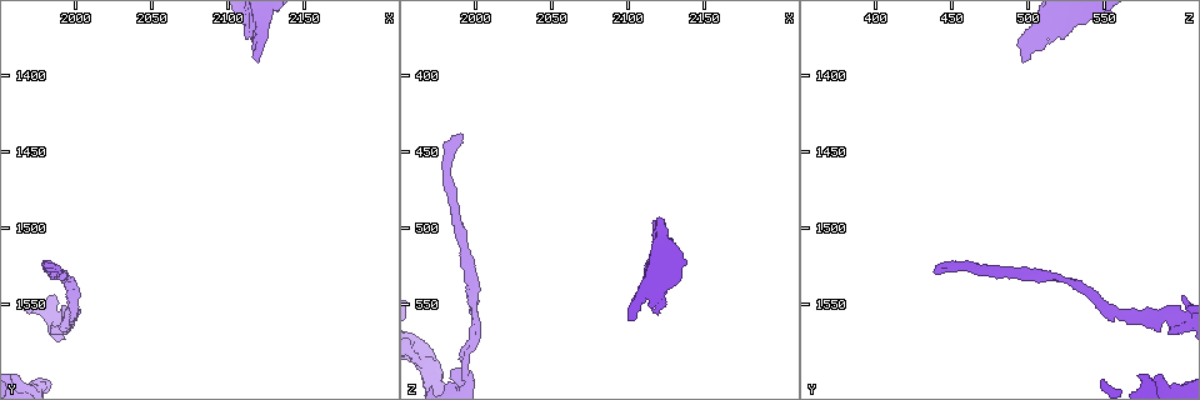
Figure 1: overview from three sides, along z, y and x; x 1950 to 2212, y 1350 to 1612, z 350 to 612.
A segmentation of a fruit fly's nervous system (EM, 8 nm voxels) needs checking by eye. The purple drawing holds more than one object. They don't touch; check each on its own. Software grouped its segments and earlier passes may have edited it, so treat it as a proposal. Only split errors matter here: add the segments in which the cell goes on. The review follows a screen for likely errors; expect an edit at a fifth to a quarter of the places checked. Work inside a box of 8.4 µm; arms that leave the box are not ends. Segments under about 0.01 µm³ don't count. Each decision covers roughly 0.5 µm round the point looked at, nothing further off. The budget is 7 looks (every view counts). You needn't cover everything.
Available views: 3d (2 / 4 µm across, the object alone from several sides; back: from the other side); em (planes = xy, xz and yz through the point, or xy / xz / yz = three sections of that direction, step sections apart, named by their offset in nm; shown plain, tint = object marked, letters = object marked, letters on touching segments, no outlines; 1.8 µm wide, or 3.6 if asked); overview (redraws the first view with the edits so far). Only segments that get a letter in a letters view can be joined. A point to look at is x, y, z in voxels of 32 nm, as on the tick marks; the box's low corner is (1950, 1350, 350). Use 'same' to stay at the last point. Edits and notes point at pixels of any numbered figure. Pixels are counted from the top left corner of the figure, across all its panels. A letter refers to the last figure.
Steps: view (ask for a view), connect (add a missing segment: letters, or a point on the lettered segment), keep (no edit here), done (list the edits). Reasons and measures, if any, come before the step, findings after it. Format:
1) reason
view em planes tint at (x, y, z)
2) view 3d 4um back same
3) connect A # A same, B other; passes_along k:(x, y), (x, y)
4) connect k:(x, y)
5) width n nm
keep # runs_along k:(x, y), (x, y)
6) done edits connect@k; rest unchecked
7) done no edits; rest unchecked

free end
view 3d 4um at (1988, 1528, 438)

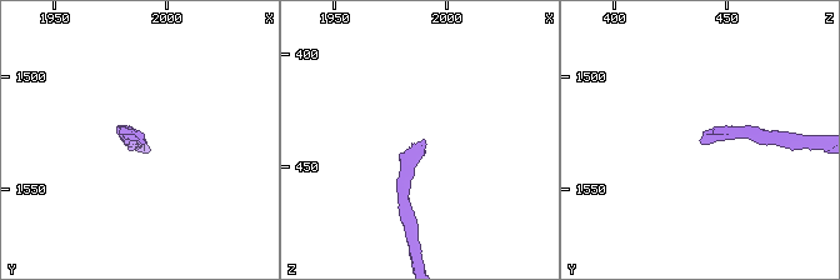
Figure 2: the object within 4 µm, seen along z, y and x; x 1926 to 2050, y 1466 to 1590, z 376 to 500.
shape alone is not enough
view em yz step 16 letters at (1990, 1530, 438)

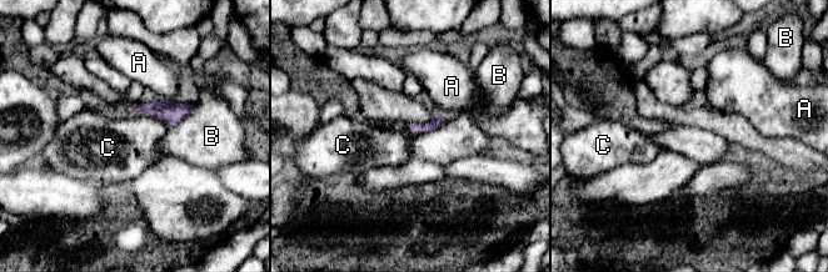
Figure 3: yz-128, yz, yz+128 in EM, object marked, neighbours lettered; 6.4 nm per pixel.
keep # A other, B other, C other; border 3:(135, 109), (160, 119), (168, 126); none of them fits

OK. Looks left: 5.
sudden change in width
view 3d 4um back at (1992, 1560, 588)

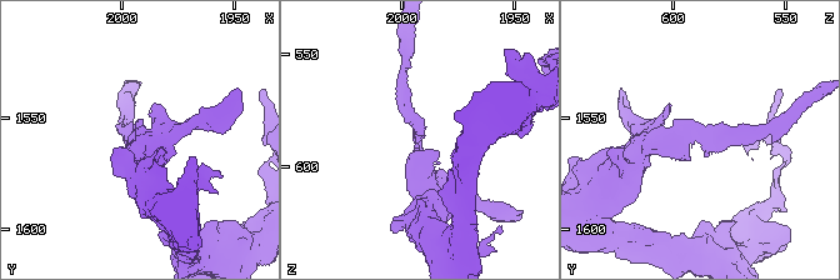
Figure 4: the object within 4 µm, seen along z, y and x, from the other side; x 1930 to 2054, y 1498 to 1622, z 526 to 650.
view em xz step 8 tint at (1992, 1560, 589)

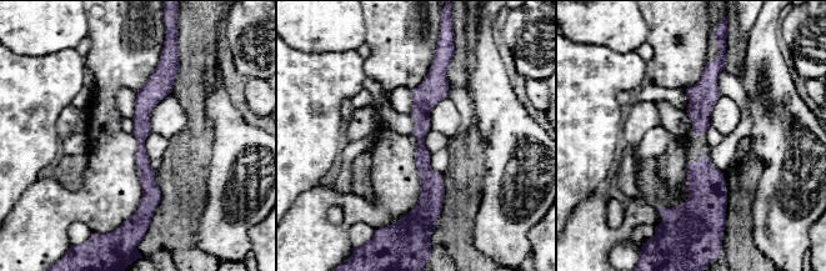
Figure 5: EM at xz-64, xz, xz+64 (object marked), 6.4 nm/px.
cut it another way
view em planes letters same

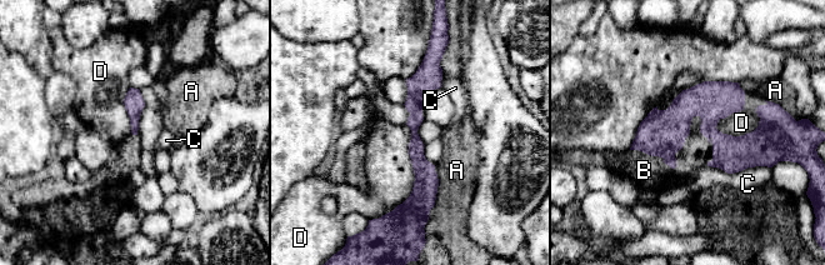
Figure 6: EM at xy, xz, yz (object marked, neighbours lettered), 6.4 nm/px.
longest_contact D 600 nm
connect B # A other, B same, C other, D other; passes_along 6:(663, 133), (651, 155), (644, 170); the cell continues

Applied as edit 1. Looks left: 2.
view overview

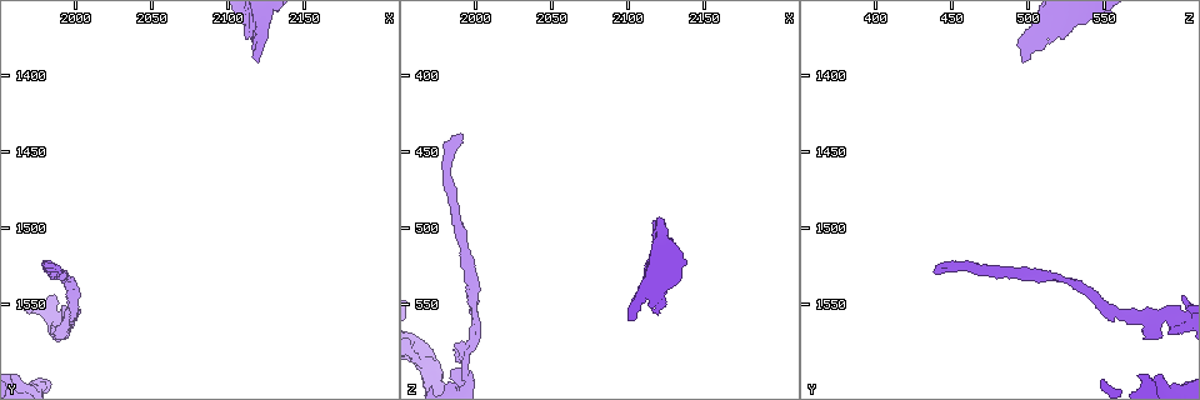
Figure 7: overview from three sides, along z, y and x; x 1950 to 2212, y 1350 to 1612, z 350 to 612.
branch stops here
view em planes letters at (2118, 1388, 498)

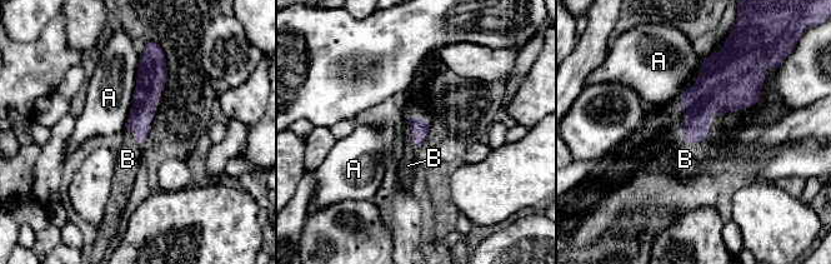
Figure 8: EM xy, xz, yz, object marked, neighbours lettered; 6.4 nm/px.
connect B # A other, B same; passes_along 8:(715, 91), (709, 129), (685, 159); the cell continues

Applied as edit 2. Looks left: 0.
done edits connect@6, connect@8; rest unchecked

